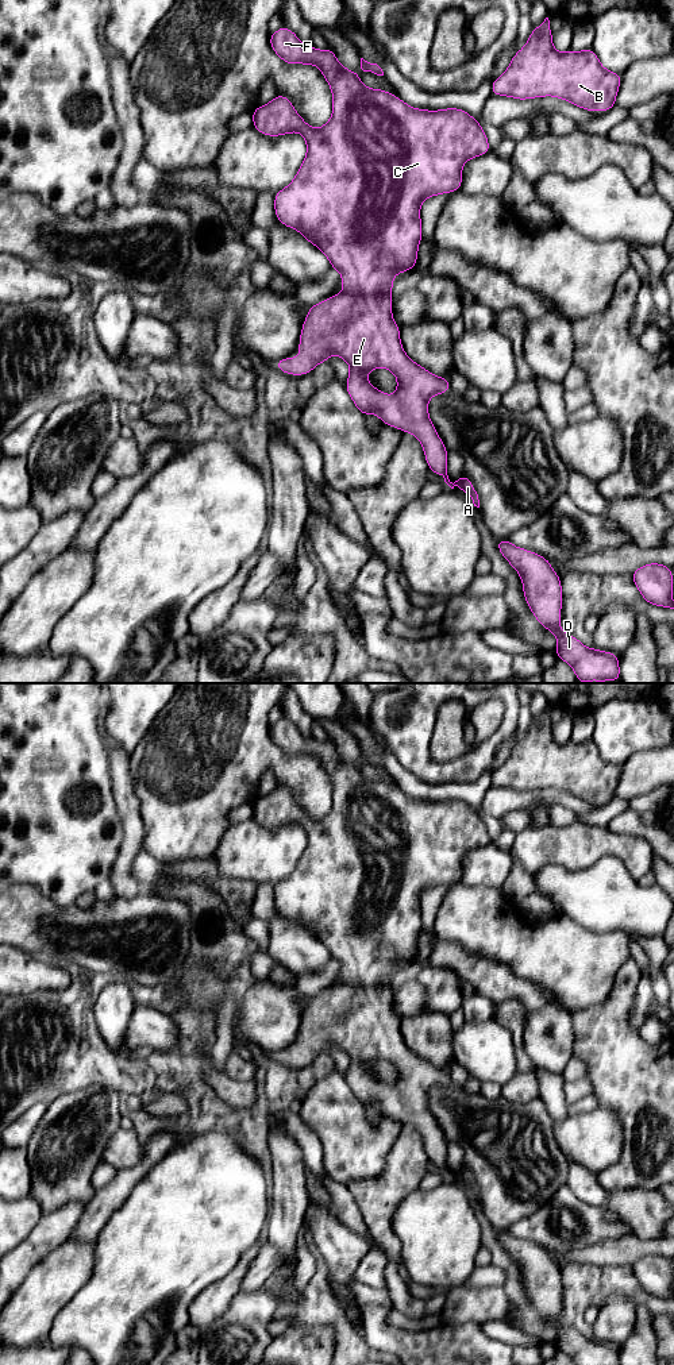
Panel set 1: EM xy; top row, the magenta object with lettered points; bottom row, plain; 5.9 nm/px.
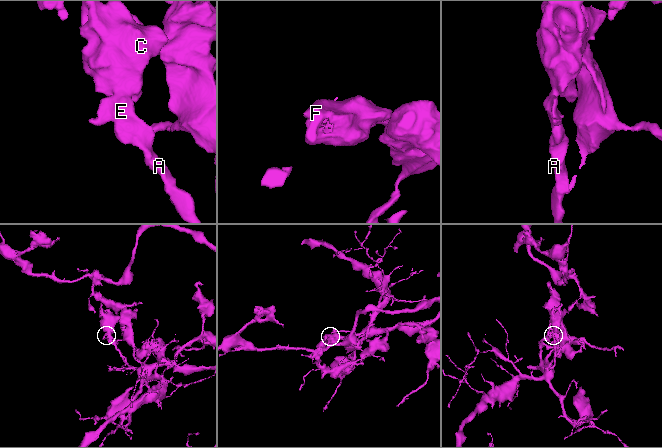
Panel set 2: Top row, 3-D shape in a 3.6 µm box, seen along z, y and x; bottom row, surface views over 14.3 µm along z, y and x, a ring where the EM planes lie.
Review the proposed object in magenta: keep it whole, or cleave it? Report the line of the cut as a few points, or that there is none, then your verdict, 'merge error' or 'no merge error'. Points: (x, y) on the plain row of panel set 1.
no cut | no merge error

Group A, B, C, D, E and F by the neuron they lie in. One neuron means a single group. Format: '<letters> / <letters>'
A B C D E F

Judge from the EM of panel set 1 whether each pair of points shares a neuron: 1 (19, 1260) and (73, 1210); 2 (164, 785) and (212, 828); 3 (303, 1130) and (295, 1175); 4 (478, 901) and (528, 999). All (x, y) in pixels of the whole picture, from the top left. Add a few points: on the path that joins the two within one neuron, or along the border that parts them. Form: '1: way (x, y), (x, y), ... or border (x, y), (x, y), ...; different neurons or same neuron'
1: way (33, 1249), (60, 1223); same neuron
2: way (176, 791), (200, 816); same neuron
3: border (281, 1122), (299, 1146), (305, 1167); different neurons
4: border (489, 960), (504, 963), (516, 975), (545, 991); different neurons

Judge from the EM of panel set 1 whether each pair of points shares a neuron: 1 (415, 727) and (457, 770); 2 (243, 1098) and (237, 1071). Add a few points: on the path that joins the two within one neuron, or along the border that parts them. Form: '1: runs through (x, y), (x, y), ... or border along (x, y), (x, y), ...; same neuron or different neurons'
1: runs through (415, 743), (415, 750), (435, 770), (441, 770); same neuron
2: border along (224, 1072), (232, 1079), (250, 1082); different neurons

